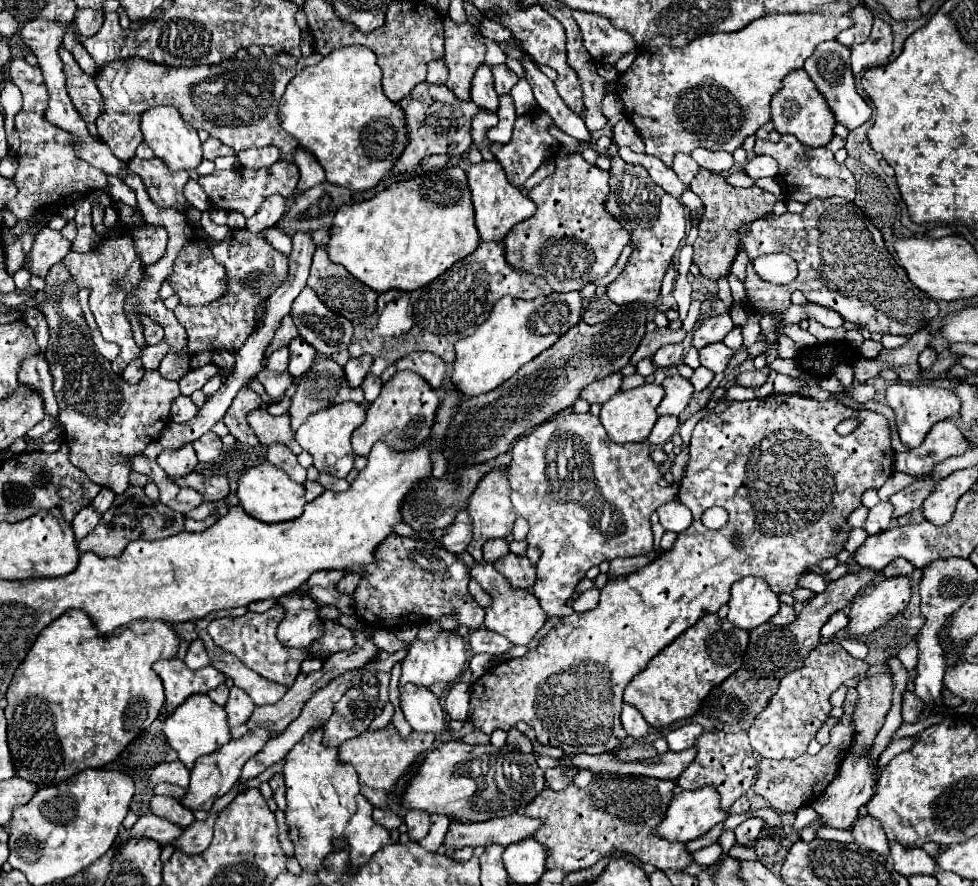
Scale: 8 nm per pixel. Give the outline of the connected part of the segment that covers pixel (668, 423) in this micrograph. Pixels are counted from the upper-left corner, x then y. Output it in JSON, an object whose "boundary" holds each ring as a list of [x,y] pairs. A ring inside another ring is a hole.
{"boundary":[[[659,417],[659,421],[655,423],[647,441],[651,445],[663,445],[665,441],[671,439],[671,435],[677,431],[677,427],[679,427],[679,423],[675,423],[675,417]]]}

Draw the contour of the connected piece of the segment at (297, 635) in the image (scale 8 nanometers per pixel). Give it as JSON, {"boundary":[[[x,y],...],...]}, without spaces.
{"boundary":[[[293,593],[277,599],[277,605],[283,607],[285,617],[277,627],[277,639],[287,647],[309,649],[313,641],[321,639],[325,633],[325,623],[319,617],[319,605],[311,599],[309,593]]]}

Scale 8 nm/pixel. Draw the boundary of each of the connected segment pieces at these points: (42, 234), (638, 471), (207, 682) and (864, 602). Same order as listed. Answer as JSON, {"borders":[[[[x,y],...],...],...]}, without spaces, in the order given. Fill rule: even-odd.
{"borders":[[[[43,227],[37,231],[27,257],[27,269],[35,277],[45,277],[49,269],[69,253],[69,241],[55,229]]],[[[565,411],[517,439],[511,449],[509,463],[511,501],[517,513],[529,521],[529,547],[537,547],[541,551],[533,593],[549,617],[567,617],[573,613],[567,599],[573,597],[577,581],[585,577],[589,567],[599,565],[605,559],[637,557],[653,551],[649,517],[661,503],[677,497],[677,489],[673,485],[665,489],[659,487],[659,479],[661,463],[651,459],[649,443],[613,443],[605,435],[599,417],[593,417],[591,413],[577,415],[573,411]]],[[[161,659],[153,665],[155,673],[161,677],[165,687],[165,709],[173,713],[189,695],[193,693],[209,693],[217,685],[225,681],[225,675],[215,667],[189,669],[181,659]]],[[[891,577],[881,583],[865,587],[851,603],[849,625],[845,627],[849,637],[867,635],[883,627],[909,603],[911,587],[907,577]]]]}

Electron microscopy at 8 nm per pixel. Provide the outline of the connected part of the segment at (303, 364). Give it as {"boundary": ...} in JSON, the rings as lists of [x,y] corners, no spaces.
{"boundary":[[[299,335],[289,343],[289,373],[291,377],[301,377],[313,363],[317,351],[305,343]]]}

